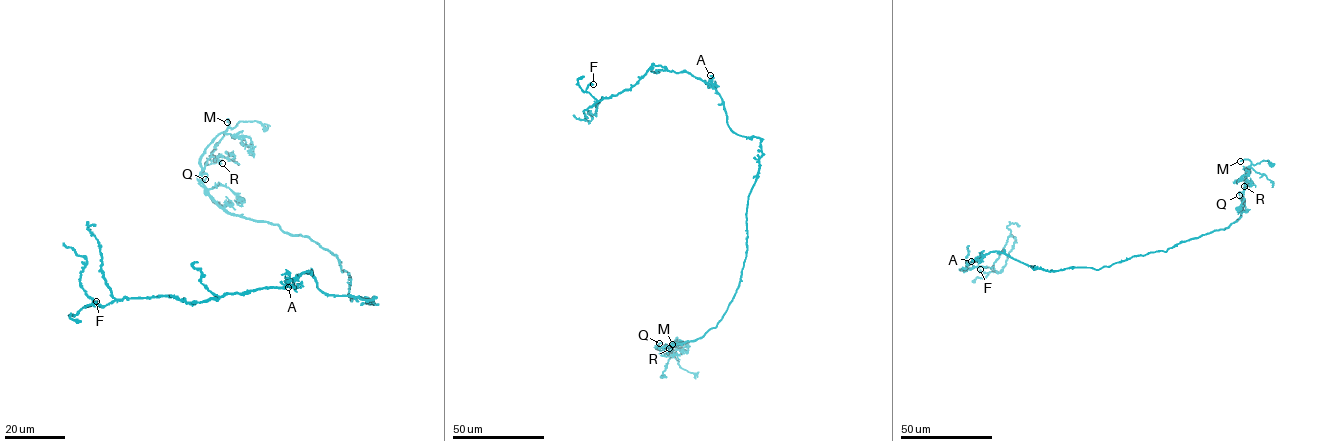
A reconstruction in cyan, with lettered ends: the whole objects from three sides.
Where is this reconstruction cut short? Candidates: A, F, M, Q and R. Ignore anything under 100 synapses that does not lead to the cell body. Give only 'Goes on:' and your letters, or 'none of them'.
Goes on: M

